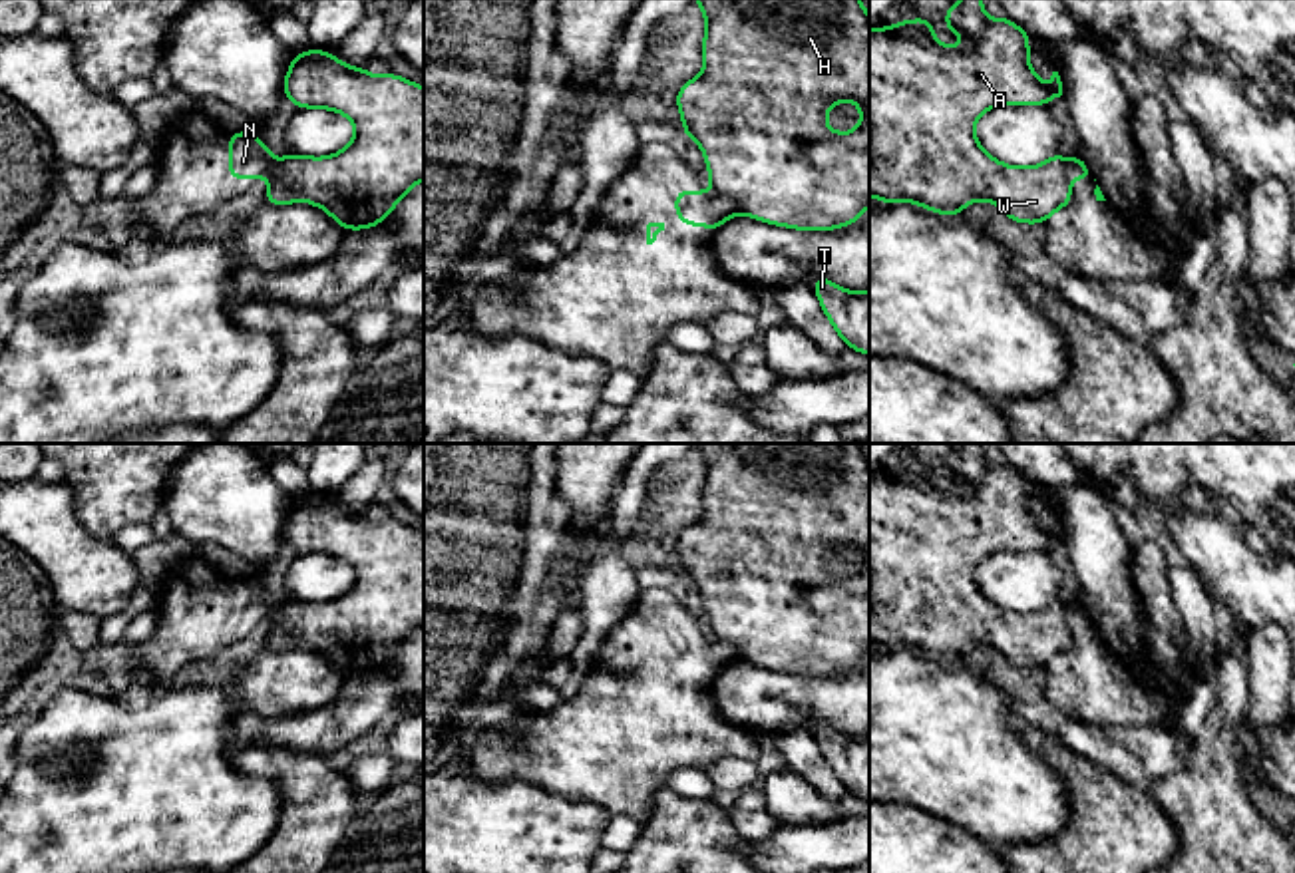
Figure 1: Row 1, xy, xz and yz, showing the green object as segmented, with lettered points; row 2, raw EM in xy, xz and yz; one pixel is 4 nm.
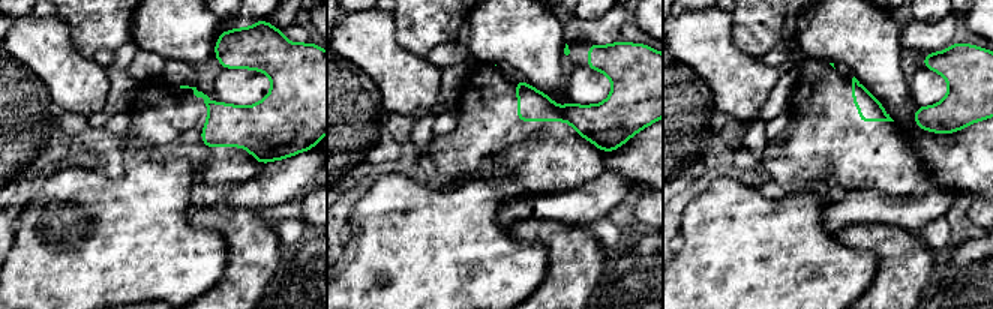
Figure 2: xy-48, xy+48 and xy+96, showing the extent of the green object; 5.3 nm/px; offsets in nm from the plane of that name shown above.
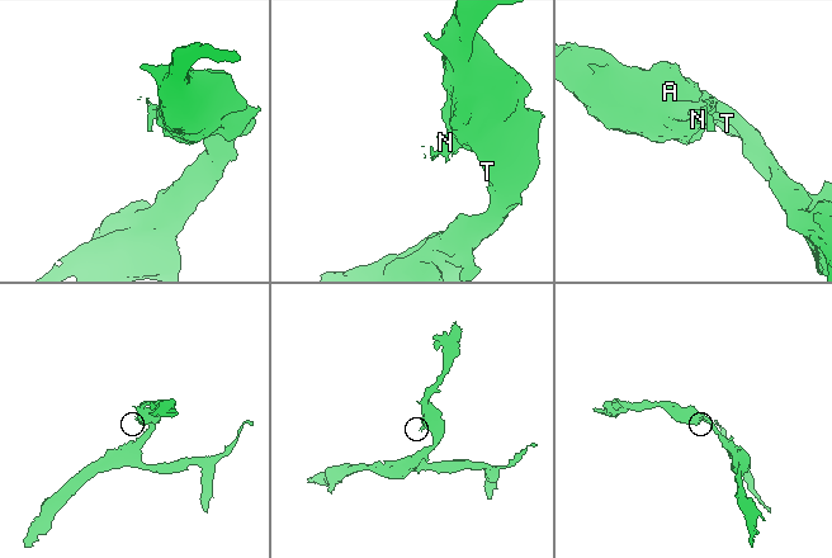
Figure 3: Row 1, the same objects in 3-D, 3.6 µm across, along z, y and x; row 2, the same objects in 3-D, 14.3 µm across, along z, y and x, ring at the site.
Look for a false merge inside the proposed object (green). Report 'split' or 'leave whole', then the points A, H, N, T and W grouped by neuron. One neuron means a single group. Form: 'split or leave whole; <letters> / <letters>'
split; A H T W / N

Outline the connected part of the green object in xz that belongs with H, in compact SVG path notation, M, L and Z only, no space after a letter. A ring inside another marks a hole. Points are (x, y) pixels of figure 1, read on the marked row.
M694 0L704 12L702 74L676 91L682 131L704 151L710 185L718 195L738 201L740 213L756 221L798 231L832 231L853 225L869 207L869 16L861 0ZM841 99L861 109L861 123L837 133L826 125L826 113Z

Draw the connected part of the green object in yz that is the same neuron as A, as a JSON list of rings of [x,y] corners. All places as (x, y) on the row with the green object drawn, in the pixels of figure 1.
[[[981,0],[951,4],[945,24],[953,50],[933,38],[923,16],[869,28],[869,197],[911,201],[947,217],[973,201],[991,201],[1015,223],[1044,225],[1072,201],[1068,161],[1054,153],[1032,167],[1005,165],[979,145],[975,123],[997,105],[1046,105],[1062,95],[1060,76],[1052,72],[1050,84],[1040,84],[1028,62],[1030,36],[1007,16],[989,20]]]

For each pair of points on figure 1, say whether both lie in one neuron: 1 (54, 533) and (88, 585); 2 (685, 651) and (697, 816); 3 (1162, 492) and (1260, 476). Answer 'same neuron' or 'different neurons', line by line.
1: same neuron
2: different neurons
3: same neuron

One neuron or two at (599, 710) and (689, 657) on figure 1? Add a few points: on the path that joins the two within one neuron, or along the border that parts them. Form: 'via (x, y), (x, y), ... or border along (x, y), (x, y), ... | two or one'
via (621, 710), (629, 710), (667, 673) | one

